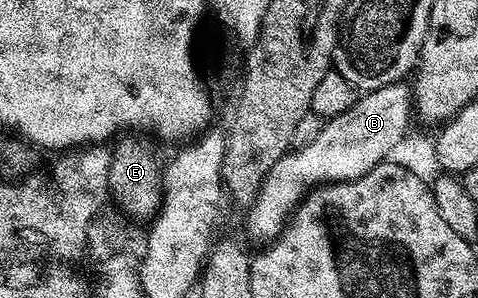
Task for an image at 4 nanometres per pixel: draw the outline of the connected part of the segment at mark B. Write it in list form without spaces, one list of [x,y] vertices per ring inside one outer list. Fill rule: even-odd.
[[[403,81],[390,83],[376,91],[360,94],[355,104],[345,109],[345,113],[326,120],[320,126],[317,137],[309,141],[309,145],[288,150],[286,155],[282,155],[273,165],[273,169],[269,169],[259,194],[251,202],[250,207],[246,208],[248,233],[255,239],[264,239],[263,241],[273,239],[287,226],[291,212],[298,206],[299,199],[308,187],[324,183],[347,183],[351,179],[369,173],[369,169],[384,162],[393,145],[409,130],[407,122],[413,119],[413,91],[408,84],[407,87],[405,84],[406,82]]]

